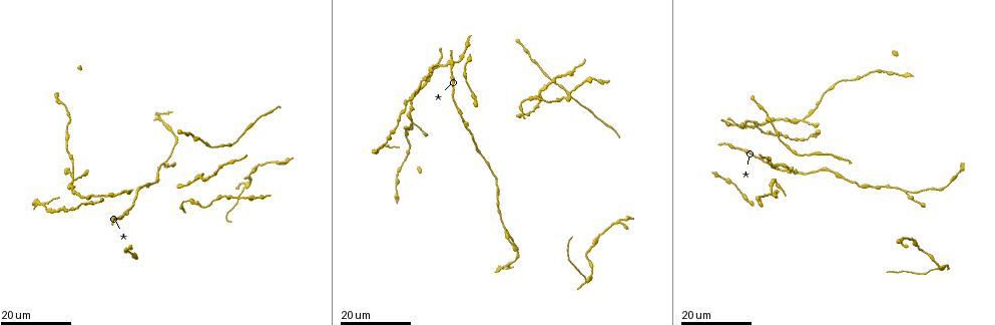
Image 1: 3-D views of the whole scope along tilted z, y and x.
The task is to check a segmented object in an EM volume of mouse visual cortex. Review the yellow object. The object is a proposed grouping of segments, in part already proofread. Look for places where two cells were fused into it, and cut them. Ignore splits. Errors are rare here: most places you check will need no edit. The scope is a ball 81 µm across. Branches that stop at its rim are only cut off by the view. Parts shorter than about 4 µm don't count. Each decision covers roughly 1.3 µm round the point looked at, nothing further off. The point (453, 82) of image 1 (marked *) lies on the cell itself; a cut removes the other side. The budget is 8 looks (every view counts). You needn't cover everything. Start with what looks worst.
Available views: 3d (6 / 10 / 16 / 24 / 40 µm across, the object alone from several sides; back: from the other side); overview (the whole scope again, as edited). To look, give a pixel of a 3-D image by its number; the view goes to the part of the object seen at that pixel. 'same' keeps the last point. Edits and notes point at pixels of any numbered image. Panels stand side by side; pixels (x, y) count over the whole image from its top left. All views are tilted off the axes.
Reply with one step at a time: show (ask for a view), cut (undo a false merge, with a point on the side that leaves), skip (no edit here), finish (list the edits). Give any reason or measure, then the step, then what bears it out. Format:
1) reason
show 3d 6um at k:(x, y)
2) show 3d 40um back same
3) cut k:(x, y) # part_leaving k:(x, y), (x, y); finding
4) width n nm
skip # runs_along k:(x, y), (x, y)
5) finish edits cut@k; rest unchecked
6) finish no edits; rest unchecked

thick turns thin
show 3d 16um at 1:(157, 116)

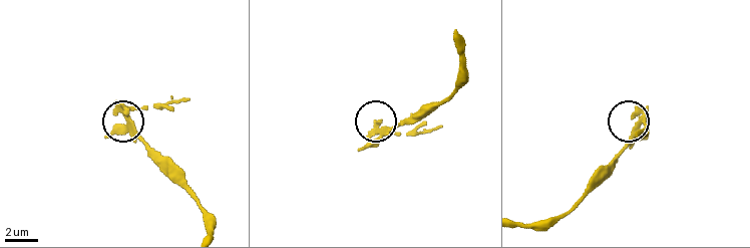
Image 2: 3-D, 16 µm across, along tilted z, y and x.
zoom in
show 3d 10um at 2:(129, 123)

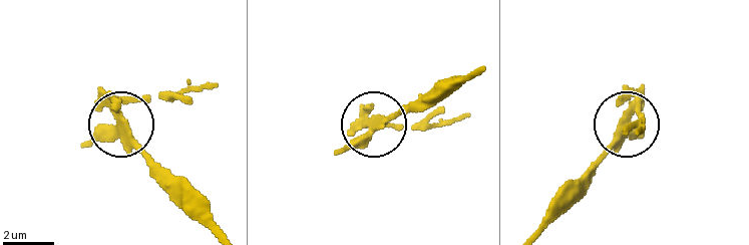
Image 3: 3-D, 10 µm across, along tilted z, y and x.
cut 3:(366, 127) # part_leaving 3:(131, 139), (125, 105), (151, 94), (214, 86); a second cell is stuck on

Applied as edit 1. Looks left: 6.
three-way junction
show 3d 16um at 1:(904, 191)

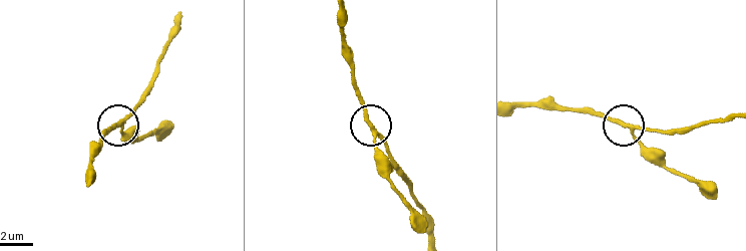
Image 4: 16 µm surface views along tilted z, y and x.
show 3d 6um at 4:(632, 130)

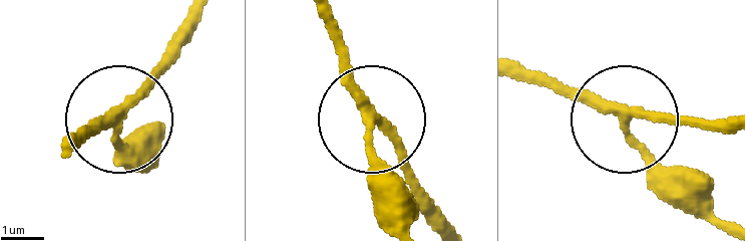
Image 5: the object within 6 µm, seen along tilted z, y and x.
arms 3
skip # runs_along 5:(65, 146), (167, 68); all the same cell

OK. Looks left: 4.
show 3d 24um at 1:(758, 123)

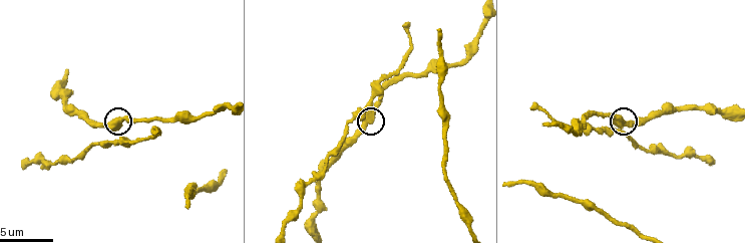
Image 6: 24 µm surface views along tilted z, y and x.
closer look
show 3d 6um at 6:(366, 121)

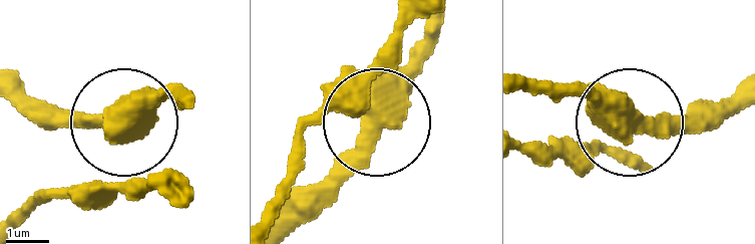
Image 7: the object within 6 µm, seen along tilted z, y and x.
side_arm 58 um
skip # all the same cell

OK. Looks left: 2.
show 3d 16um at 1:(804, 120)

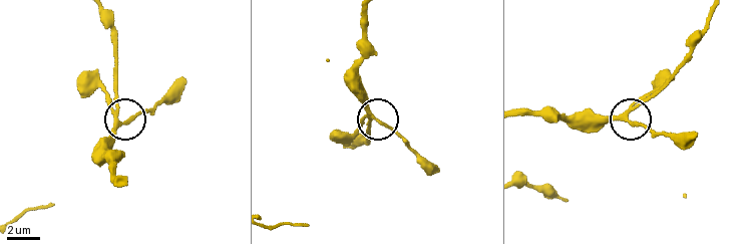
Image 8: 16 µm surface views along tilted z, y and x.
show 3d 10um at 8:(368, 116)

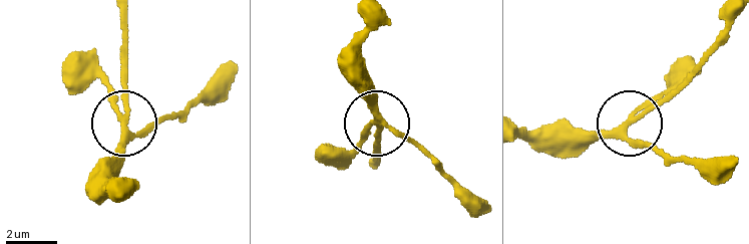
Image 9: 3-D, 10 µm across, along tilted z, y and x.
side_arm 6 um
skip # runs_along 9:(520, 134), (629, 127), (638, 142), (681, 161); continuous, no second cell

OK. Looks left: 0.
finish edits cut@3; rest unchecked

